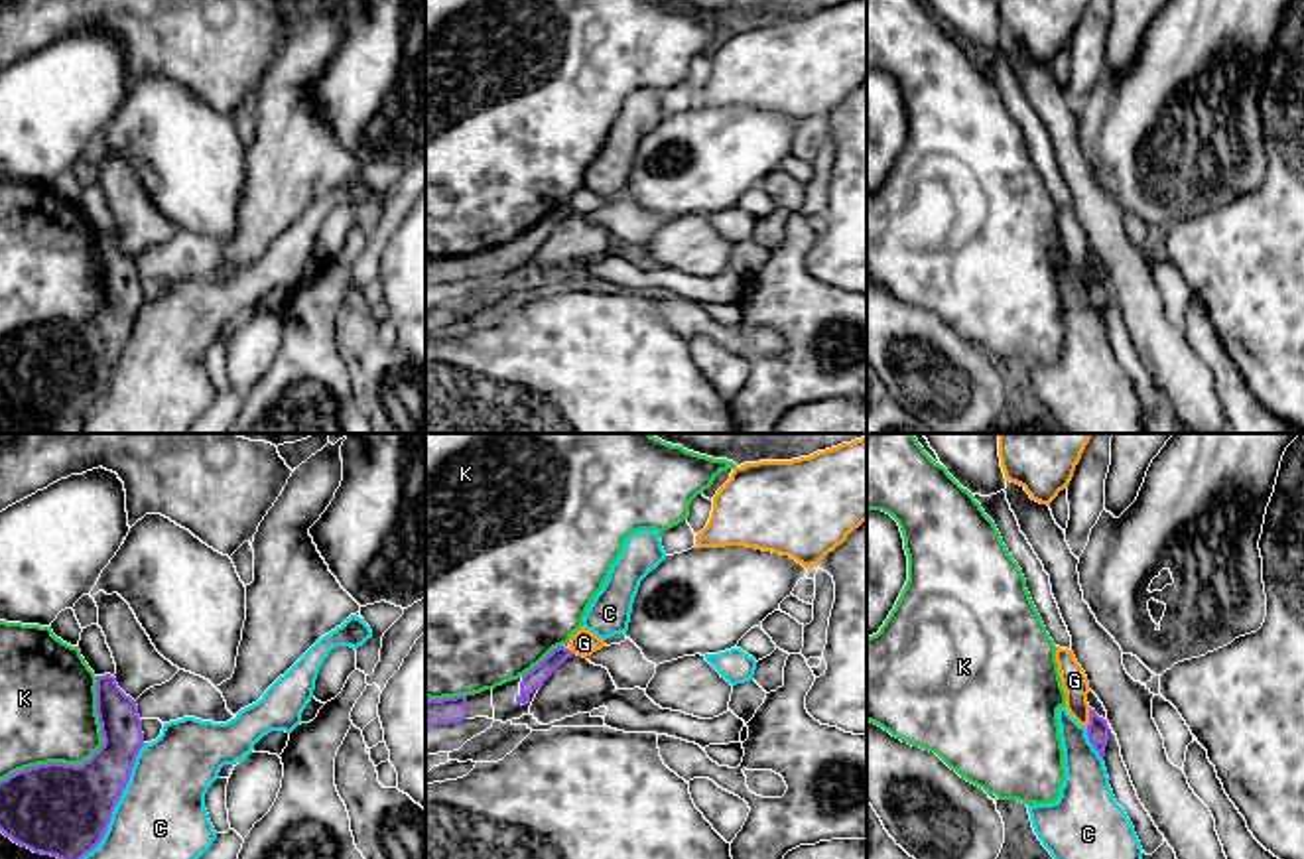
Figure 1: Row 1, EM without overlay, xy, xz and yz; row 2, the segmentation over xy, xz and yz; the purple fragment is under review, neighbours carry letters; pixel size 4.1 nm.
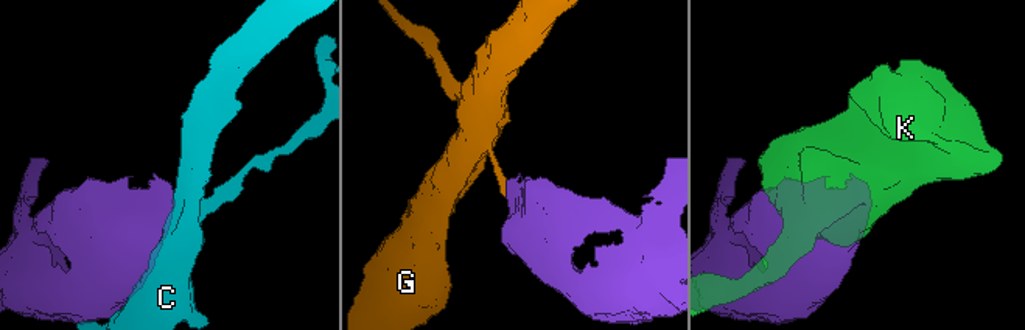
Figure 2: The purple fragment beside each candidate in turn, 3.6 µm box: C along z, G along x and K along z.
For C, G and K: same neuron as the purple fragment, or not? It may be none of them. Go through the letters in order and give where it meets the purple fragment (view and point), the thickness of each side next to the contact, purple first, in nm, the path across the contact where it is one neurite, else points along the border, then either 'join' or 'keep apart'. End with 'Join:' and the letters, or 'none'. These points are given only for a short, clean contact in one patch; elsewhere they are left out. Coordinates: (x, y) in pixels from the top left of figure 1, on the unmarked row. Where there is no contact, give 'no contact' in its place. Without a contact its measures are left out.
C: meets purple in xy at (117, 361); 380 nm thick on the purple side, 400 nm on the other; keep apart
G: meets purple in yz at (1090, 276); 90 nm thick on the purple side, 110 nm on the other; border along yz (1090, 266), (1090, 280), (1086, 284); keep apart
K: meets purple in xy at (85, 320); 380 nm thick on the purple side, 400 nm on the other; keep apart
Join: none

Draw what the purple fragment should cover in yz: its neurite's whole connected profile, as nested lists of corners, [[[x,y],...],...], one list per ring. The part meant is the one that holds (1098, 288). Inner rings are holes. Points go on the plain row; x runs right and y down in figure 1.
[[[1089,266],[1089,284],[1087,284],[1087,296],[1093,307],[1099,311],[1099,315],[1105,315],[1105,305],[1109,297],[1109,284],[1107,278],[1099,276],[1095,268]]]

